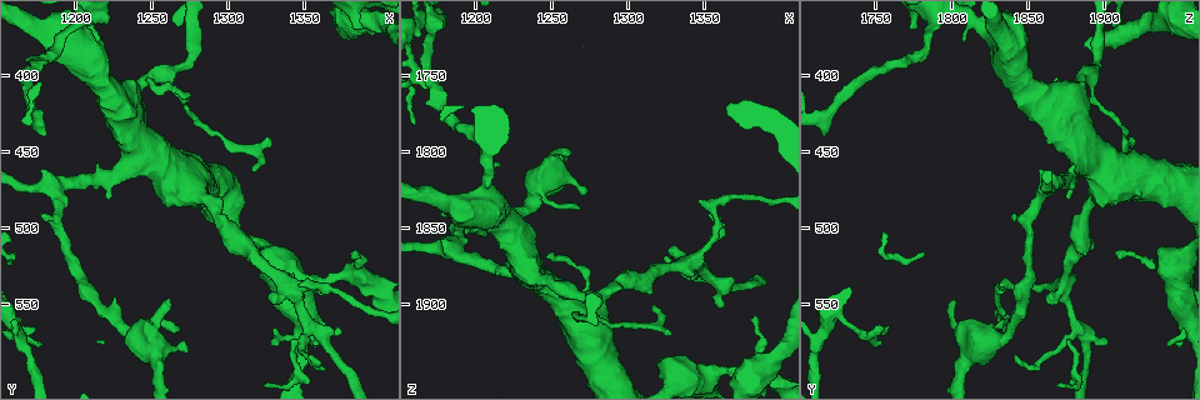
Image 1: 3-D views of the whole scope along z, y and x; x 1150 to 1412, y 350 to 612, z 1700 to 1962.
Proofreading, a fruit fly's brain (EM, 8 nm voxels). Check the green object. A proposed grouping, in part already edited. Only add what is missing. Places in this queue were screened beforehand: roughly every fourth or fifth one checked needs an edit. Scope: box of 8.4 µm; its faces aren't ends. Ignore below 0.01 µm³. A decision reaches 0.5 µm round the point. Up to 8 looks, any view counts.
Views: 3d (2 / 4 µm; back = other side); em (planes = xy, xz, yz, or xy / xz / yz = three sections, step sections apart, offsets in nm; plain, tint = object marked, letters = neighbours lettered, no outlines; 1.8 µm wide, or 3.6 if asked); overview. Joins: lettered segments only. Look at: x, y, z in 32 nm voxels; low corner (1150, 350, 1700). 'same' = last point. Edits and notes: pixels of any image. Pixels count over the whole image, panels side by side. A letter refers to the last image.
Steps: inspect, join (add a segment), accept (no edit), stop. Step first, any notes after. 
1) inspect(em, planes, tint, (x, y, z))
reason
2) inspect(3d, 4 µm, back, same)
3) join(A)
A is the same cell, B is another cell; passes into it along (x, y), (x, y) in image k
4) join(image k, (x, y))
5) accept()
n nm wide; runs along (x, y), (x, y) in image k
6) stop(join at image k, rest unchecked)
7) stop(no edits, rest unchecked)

inspect(3d, 2 µm, (1260, 402, 1892))
abrupt turn

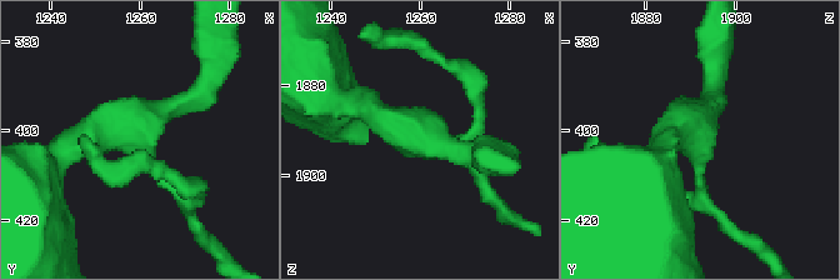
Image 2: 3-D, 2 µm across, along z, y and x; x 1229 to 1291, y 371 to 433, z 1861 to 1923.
inspect(em, planes, letters, (1259, 400, 1891))

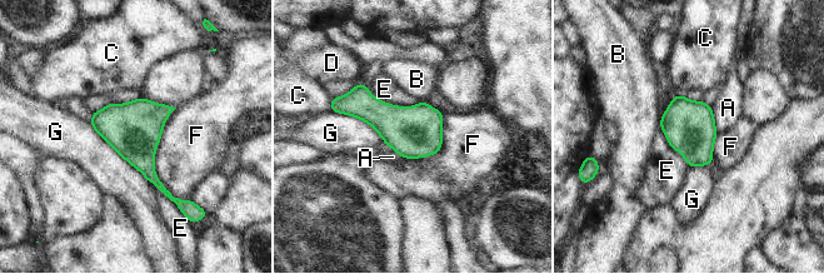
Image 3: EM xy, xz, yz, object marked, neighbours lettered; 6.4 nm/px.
accept()
A, B, C, D, E, F and G are other cells; border along (712, 106), (714, 125), (718, 133) in image 3; no lettered segment goes on from it

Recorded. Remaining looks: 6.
inspect(em, yz, step 4, plain, (1172, 566, 1758))
branch stops here

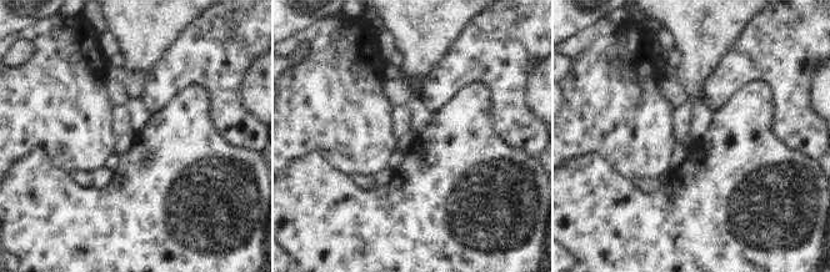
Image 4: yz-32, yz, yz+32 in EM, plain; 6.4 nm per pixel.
inspect(em, yz, step 4, letters, same)
what lies round it

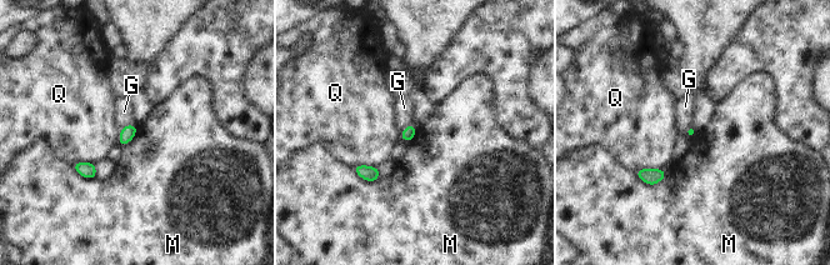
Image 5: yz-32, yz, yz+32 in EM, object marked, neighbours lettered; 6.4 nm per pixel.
accept()
G, M and Q are other cells; no lettered segment goes on from it

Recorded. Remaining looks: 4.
inspect(3d, 4 µm, (1388, 370, 1776))
an open end

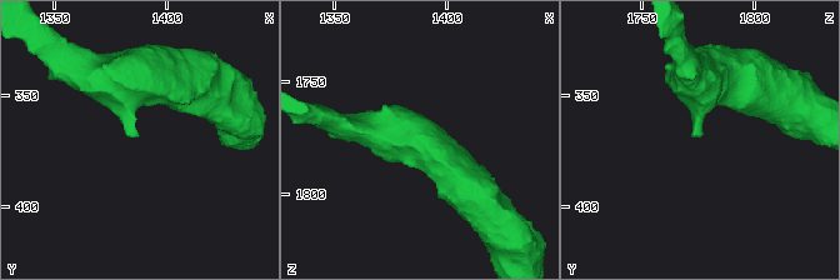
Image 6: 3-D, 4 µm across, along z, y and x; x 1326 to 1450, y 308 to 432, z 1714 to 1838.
inspect(em, planes, letters, (1389, 370, 1773))
need the tissue

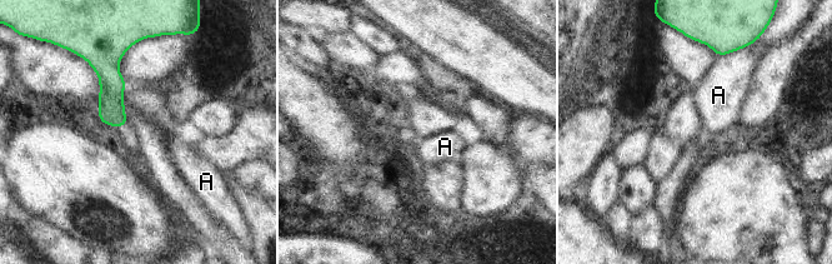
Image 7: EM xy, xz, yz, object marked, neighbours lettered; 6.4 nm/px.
accept()
A is another cell; none of them fits

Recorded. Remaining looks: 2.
stop(no edits, rest unchecked)

